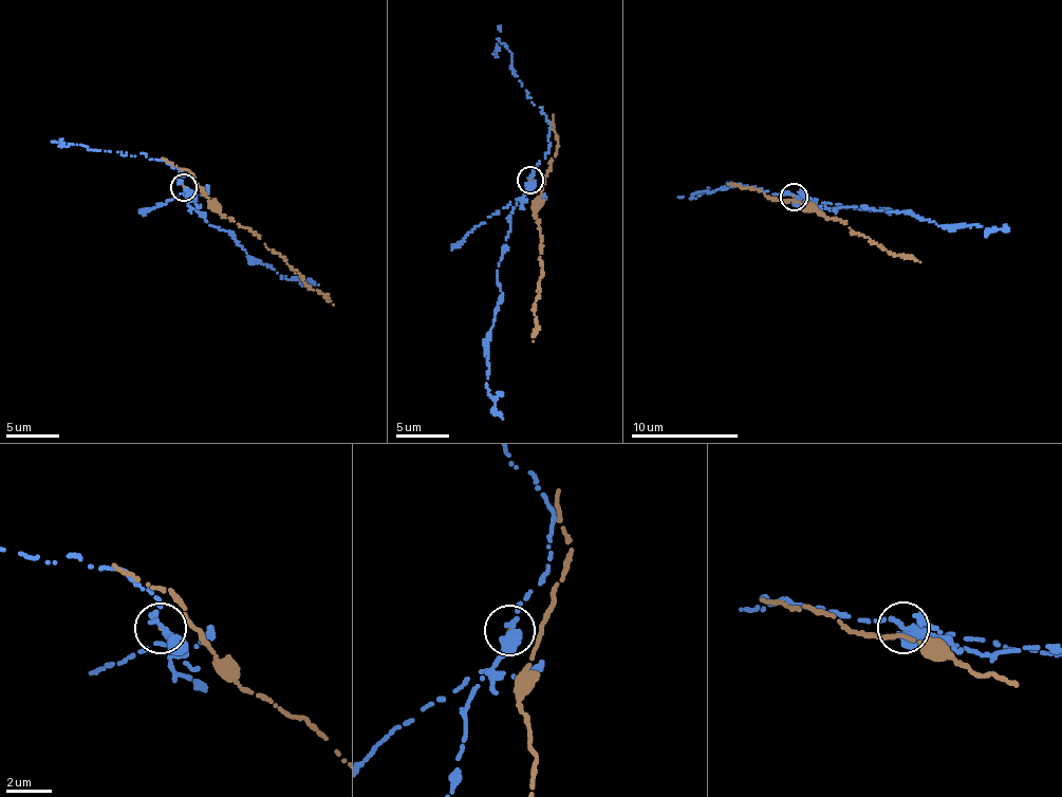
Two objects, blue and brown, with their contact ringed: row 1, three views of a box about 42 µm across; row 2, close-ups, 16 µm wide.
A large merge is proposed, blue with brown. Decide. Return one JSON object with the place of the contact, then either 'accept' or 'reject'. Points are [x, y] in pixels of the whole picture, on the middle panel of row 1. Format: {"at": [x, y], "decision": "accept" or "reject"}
{"at": [529, 180], "decision": "reject"}

